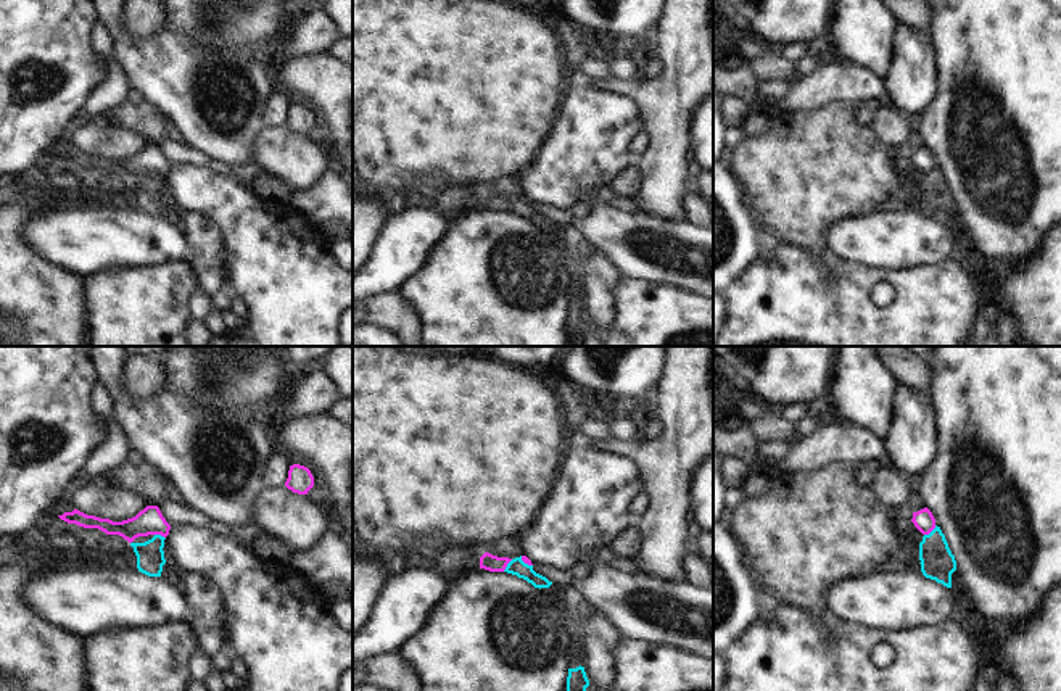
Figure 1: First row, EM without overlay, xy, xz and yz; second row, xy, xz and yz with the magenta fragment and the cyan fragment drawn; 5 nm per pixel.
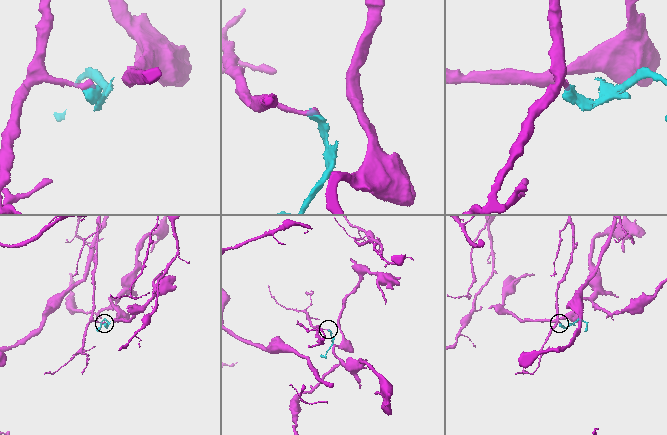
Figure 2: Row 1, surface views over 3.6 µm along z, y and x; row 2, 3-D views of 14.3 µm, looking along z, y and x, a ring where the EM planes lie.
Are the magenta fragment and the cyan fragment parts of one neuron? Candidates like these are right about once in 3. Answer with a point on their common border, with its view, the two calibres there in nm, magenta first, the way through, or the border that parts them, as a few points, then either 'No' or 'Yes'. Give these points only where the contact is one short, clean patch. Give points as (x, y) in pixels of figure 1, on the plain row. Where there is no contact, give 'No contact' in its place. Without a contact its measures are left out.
Touches magenta at yz (929, 171). Thickness 100 nm (magenta) against 170 nm. Boundary: yz (936, 165), (924, 174). No.

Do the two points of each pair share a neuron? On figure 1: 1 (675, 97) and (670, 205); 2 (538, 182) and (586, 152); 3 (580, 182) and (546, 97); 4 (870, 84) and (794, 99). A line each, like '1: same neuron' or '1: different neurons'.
1: same neuron
2: same neuron
3: different neurons
4: same neuron

